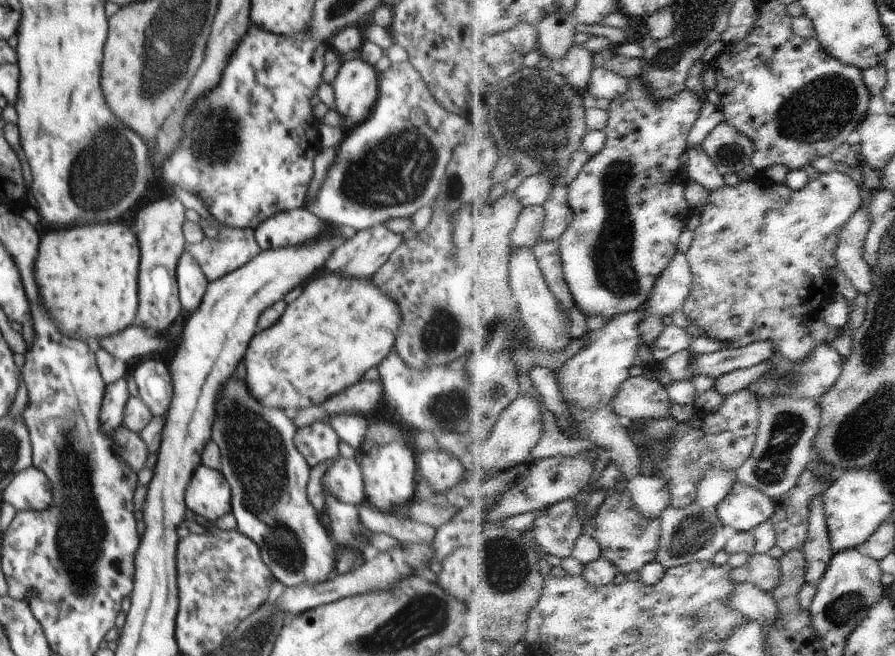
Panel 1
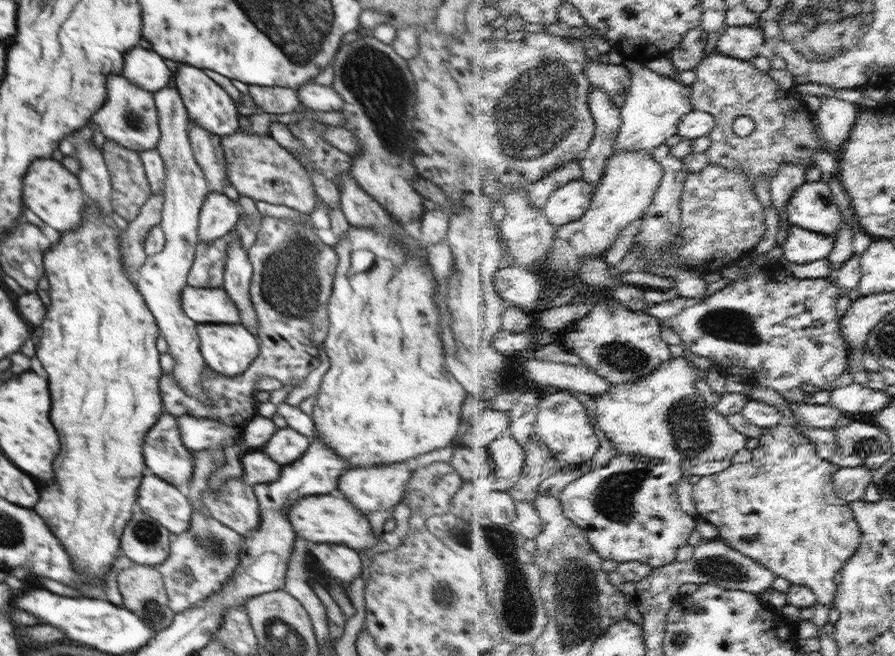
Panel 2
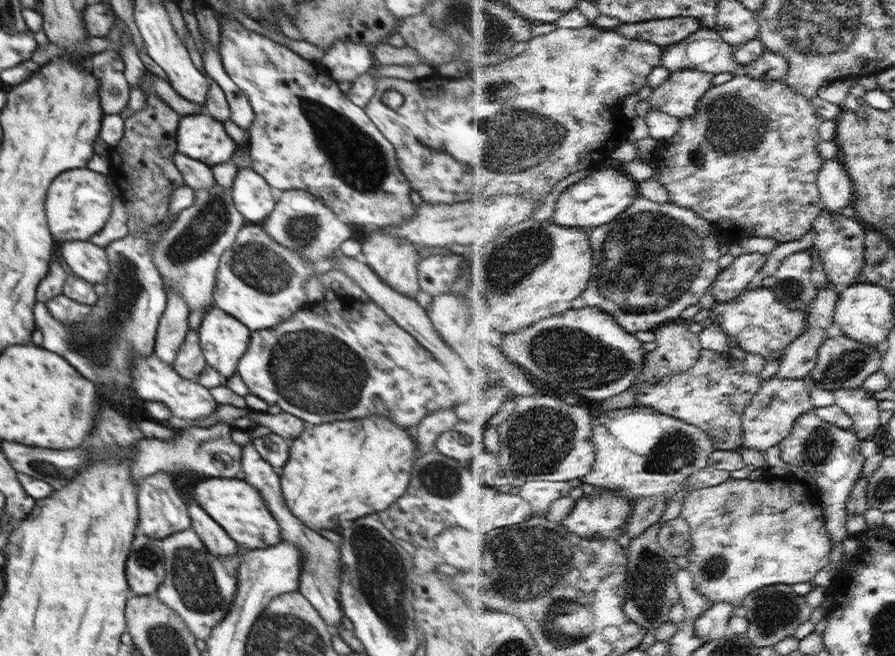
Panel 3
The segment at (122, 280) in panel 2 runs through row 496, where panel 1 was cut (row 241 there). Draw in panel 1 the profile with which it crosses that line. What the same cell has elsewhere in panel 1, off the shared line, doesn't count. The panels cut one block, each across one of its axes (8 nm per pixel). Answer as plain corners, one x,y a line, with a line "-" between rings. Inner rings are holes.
120,222
84,224
46,232
40,240
35,280
40,301
64,335
91,343
135,323
139,245
133,228

